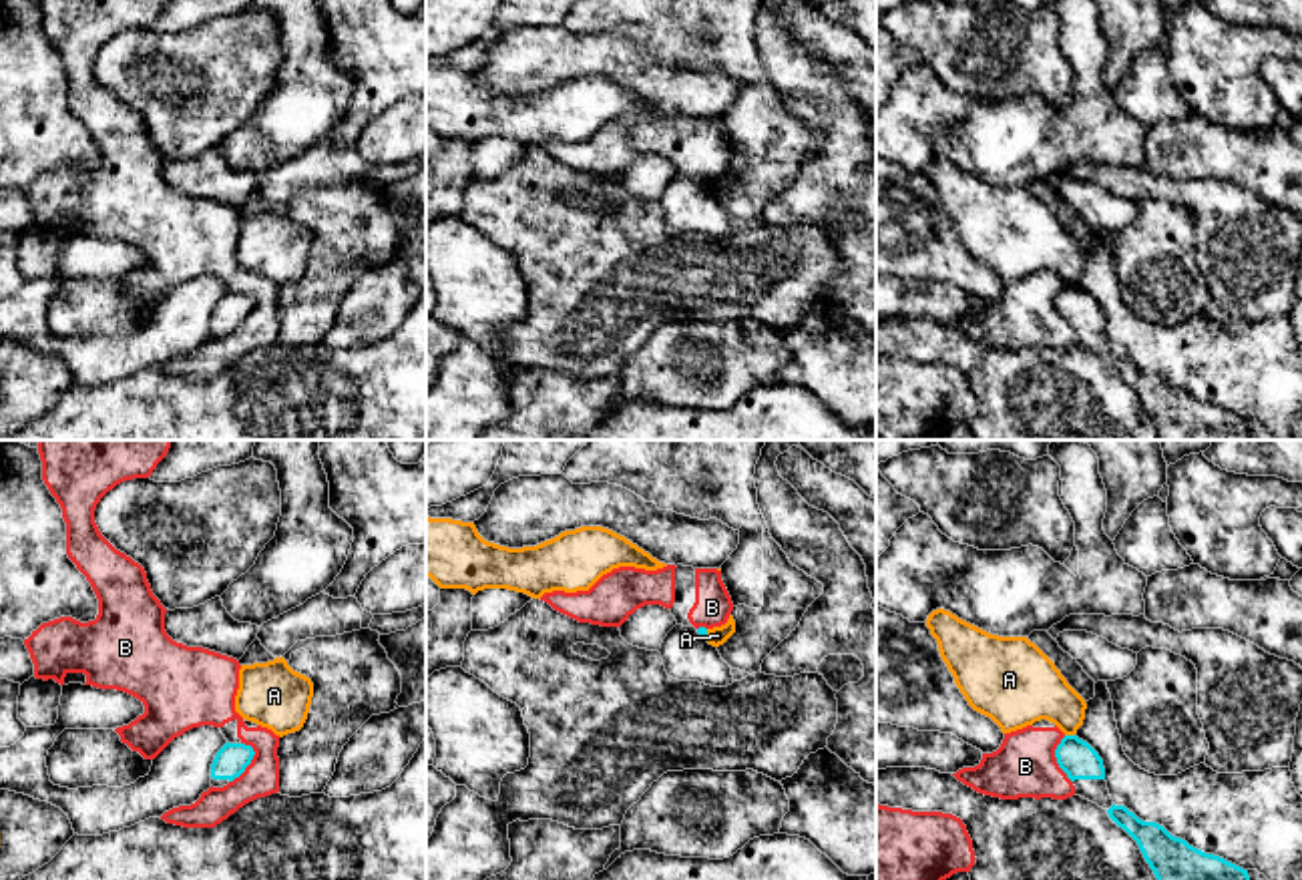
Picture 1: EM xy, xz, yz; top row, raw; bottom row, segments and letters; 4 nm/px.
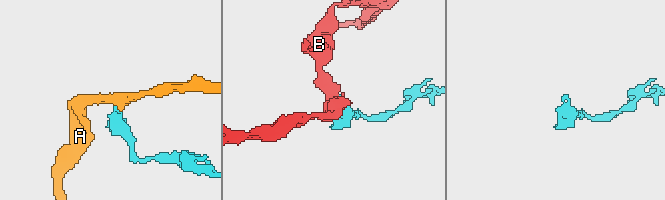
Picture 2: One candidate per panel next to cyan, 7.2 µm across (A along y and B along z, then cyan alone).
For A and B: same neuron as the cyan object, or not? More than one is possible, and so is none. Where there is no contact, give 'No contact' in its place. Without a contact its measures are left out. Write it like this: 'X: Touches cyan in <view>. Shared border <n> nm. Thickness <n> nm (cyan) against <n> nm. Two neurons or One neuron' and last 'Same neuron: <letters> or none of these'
A: Touches cyan in yz. Shared border 40 nm. Thickness 150 nm (cyan) against 280 nm. Two neurons
B: Touches cyan in xy. Shared border 180 nm. Thickness 130 nm (cyan) against 140 nm. Two neurons
Same neuron: none of these

